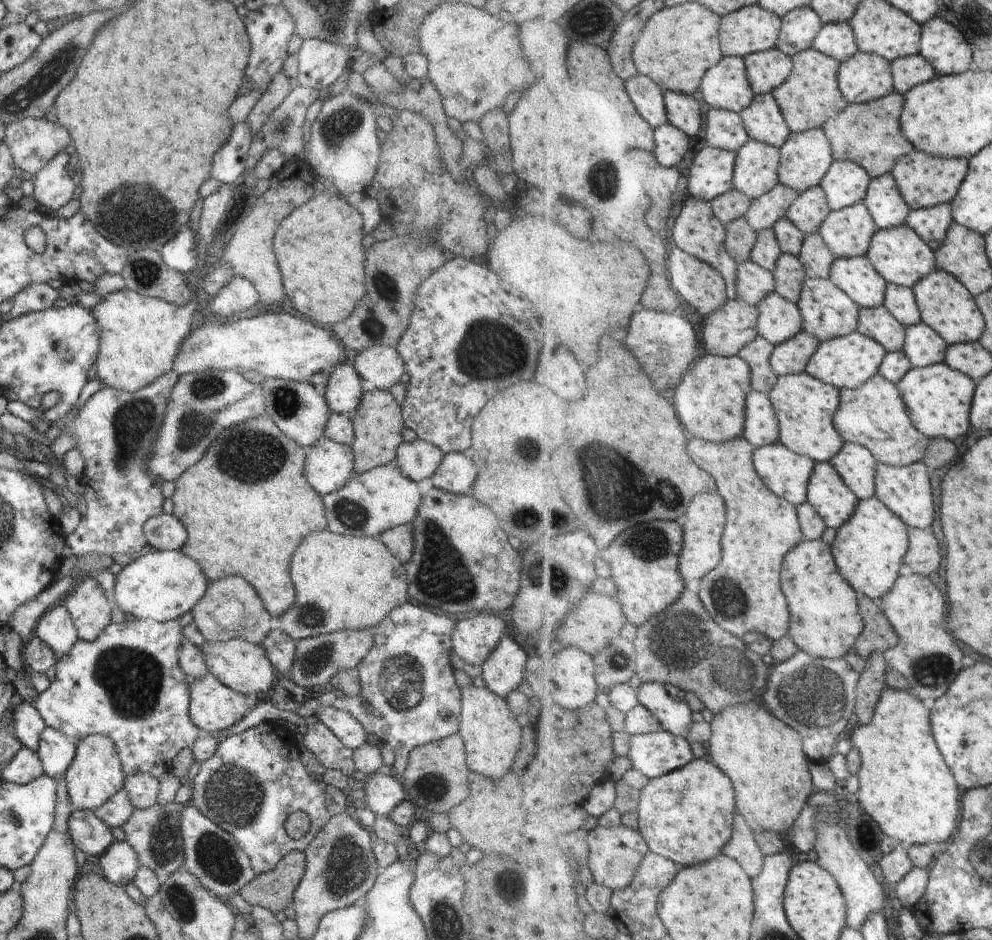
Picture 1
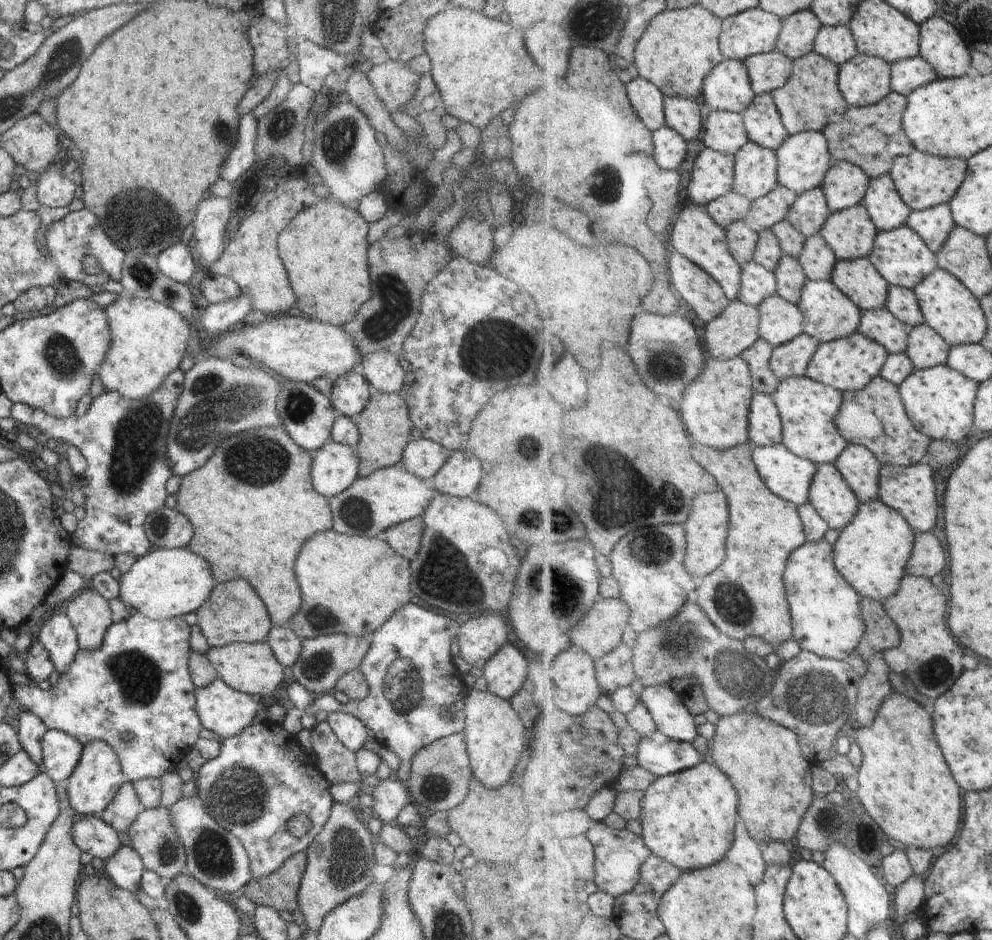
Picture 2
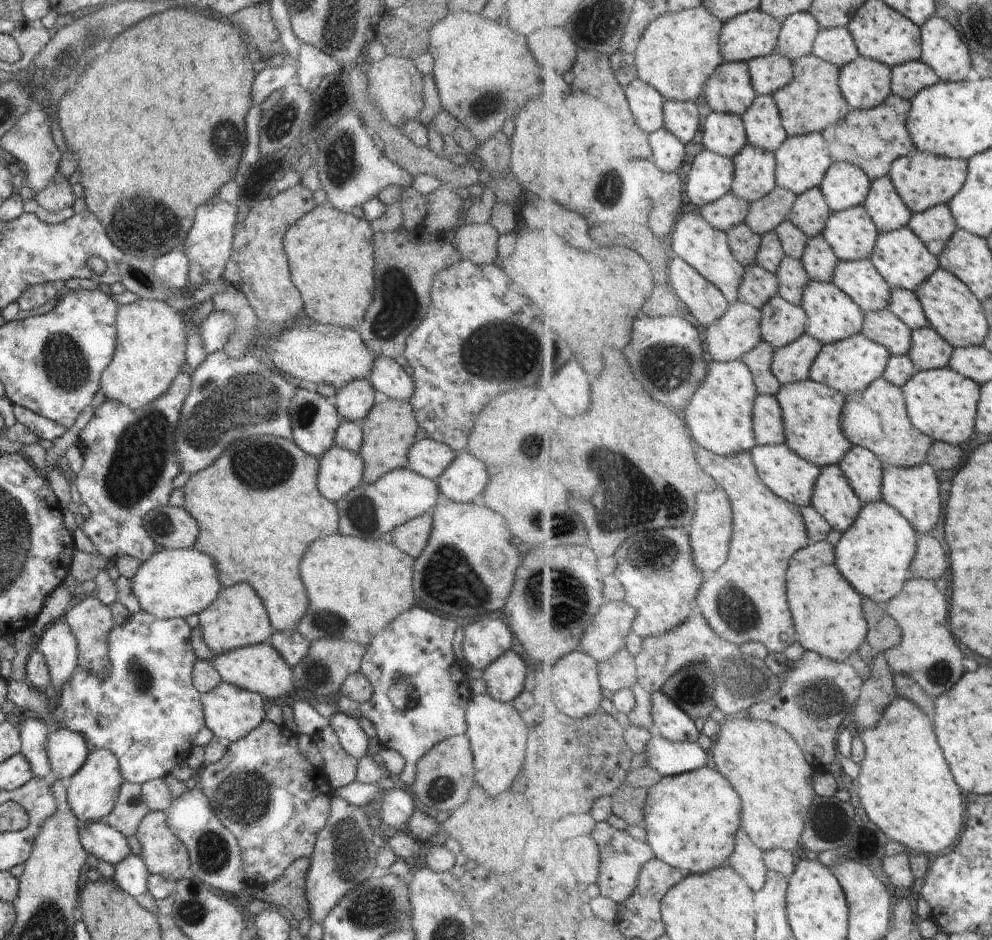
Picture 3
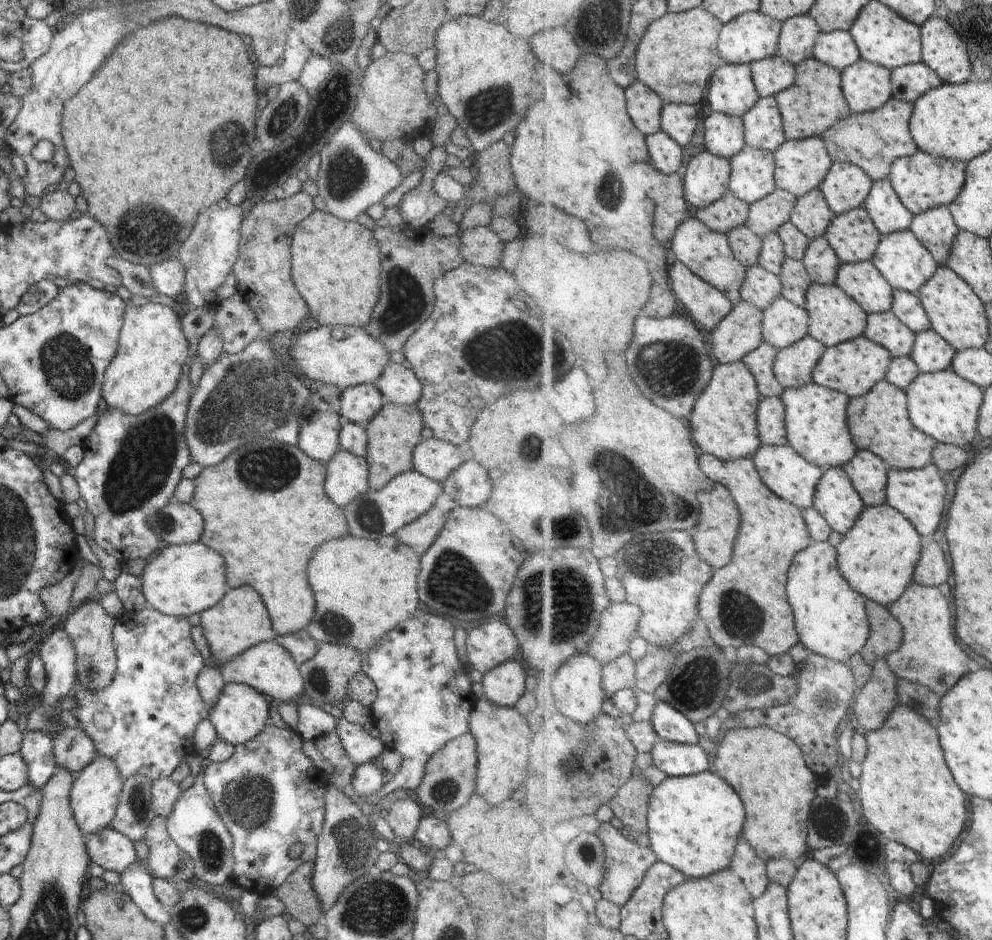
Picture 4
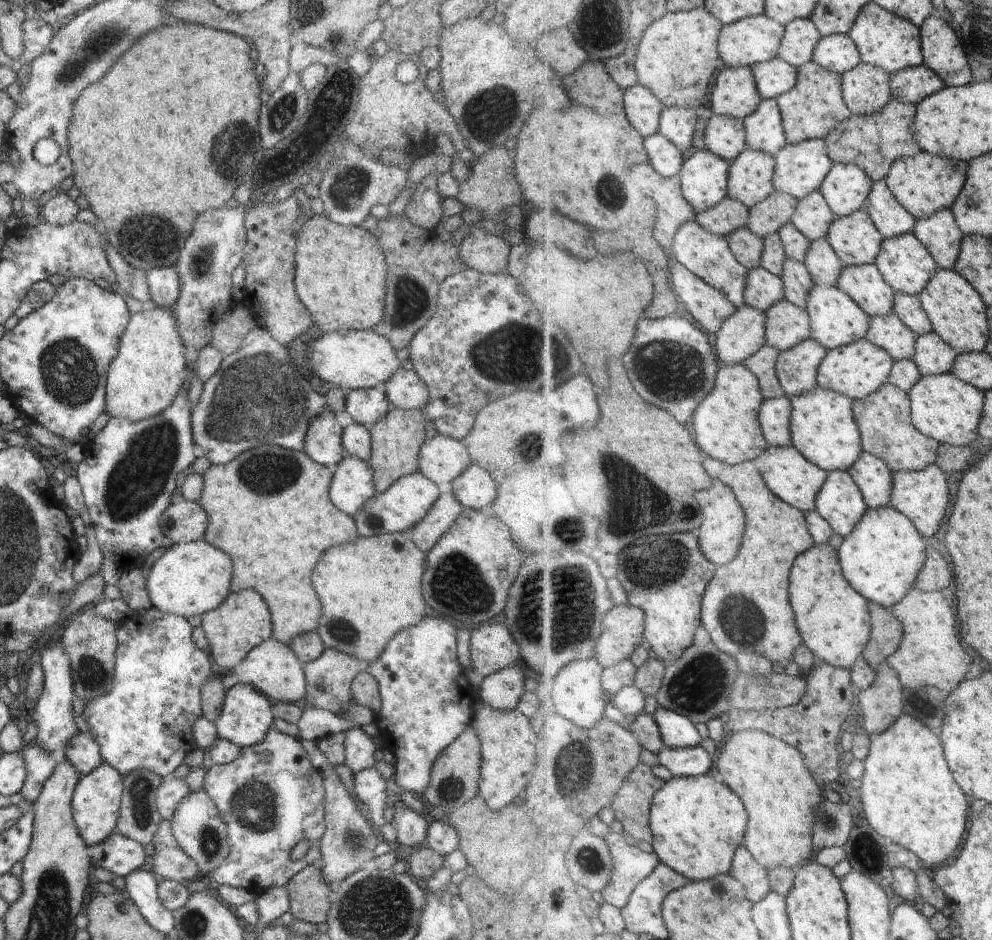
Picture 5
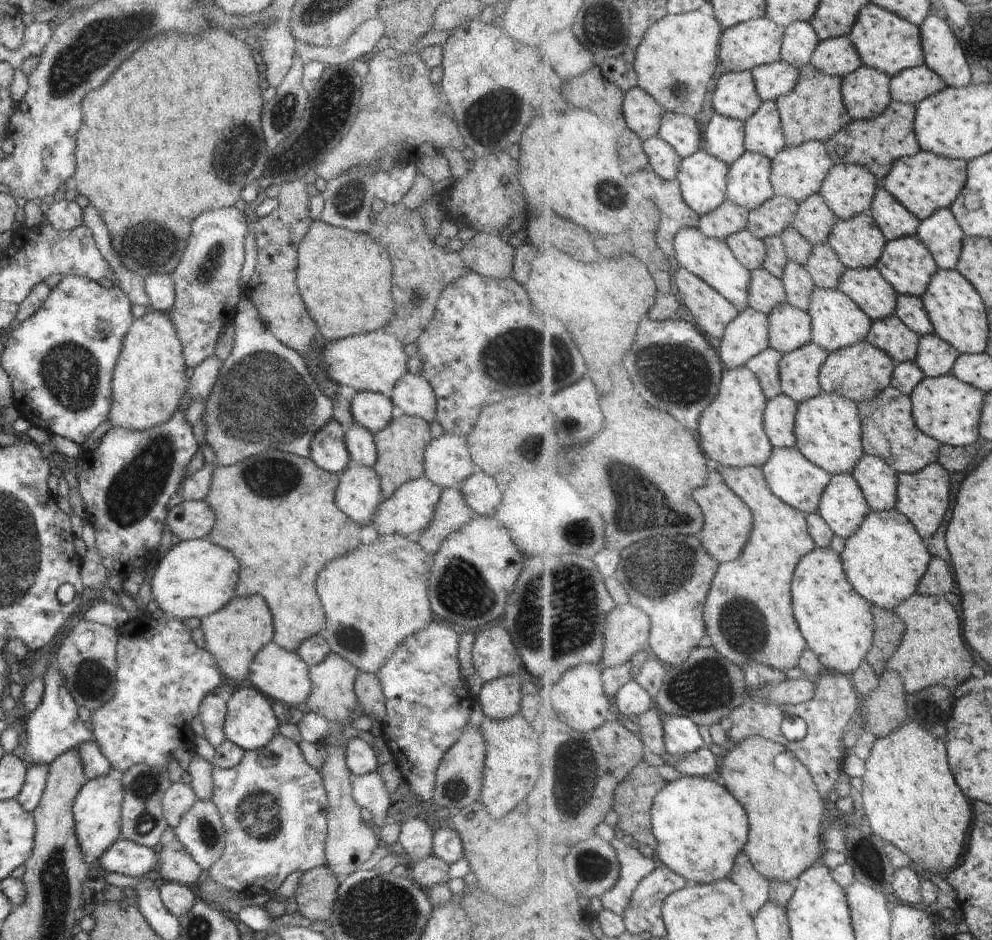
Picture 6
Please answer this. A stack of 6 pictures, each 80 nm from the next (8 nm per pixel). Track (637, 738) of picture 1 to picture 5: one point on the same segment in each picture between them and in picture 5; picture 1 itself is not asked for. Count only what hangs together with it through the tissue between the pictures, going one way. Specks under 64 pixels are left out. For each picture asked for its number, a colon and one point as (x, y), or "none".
2: (660, 754)
3: (670, 758)
4: (676, 759)
5: (683, 762)

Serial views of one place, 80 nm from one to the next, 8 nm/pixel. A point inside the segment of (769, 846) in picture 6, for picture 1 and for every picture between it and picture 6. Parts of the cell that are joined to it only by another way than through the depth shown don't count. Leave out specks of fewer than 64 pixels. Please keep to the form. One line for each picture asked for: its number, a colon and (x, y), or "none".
1: (765, 757)
2: (776, 782)
3: (767, 765)
4: (768, 768)
5: (783, 796)

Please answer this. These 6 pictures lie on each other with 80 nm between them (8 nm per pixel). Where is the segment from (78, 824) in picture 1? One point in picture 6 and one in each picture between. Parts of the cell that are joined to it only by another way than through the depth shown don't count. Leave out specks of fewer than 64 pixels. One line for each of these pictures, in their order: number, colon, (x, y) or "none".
2: (92, 835)
3: (107, 844)
4: (113, 851)
5: (121, 855)
6: (125, 857)

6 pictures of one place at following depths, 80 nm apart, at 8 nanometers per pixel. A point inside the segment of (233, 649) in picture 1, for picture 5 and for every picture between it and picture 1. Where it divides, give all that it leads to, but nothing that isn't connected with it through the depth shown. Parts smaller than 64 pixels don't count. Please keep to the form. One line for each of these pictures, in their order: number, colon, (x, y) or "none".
2: (250, 668)
3: (259, 668)
4: (268, 667)
5: (272, 668)

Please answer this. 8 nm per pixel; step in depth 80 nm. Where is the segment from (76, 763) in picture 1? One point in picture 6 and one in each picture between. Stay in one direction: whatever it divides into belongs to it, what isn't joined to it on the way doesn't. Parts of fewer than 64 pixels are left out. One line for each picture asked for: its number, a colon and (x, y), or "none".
2: (96, 779)
3: (92, 791)
4: (95, 791)
5: (96, 800)
6: (97, 807)

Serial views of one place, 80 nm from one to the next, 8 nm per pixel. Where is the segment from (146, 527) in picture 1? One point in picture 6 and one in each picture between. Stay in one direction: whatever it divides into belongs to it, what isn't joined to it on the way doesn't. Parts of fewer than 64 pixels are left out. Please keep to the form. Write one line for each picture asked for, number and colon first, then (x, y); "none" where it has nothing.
2: (166, 528)
3: (171, 527)
4: (177, 523)
5: (183, 521)
6: (188, 520)

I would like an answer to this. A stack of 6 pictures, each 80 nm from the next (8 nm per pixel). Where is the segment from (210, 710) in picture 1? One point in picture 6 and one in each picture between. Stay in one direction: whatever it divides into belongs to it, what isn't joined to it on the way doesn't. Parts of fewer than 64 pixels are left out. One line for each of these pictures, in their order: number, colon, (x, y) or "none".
2: (222, 710)
3: (230, 712)
4: (240, 712)
5: (246, 715)
6: (250, 723)

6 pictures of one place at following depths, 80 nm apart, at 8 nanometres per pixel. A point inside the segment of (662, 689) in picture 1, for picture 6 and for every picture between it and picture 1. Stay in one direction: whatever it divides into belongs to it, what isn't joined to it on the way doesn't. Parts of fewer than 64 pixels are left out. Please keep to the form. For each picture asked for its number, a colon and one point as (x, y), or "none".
2: (671, 714)
3: (672, 720)
4: (671, 724)
5: (679, 731)
6: (683, 736)

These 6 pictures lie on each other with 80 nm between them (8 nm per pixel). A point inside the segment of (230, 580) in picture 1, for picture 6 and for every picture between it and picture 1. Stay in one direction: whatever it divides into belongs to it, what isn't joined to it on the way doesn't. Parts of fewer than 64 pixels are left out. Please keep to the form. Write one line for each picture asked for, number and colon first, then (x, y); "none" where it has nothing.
2: (233, 613)
3: (237, 618)
4: (239, 621)
5: (242, 622)
6: (234, 634)

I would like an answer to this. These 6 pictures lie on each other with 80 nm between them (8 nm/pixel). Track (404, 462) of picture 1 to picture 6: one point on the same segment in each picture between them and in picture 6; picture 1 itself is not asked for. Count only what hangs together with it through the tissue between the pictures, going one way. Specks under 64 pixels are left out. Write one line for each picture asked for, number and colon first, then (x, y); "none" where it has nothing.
2: (422, 458)
3: (428, 457)
4: (435, 459)
5: (441, 458)
6: (447, 462)

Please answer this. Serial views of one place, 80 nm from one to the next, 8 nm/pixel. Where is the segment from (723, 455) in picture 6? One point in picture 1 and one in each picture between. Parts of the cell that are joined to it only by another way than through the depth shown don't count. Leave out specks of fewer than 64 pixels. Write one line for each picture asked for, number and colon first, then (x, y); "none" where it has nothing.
1: (713, 401)
2: (718, 411)
3: (722, 415)
4: (726, 422)
5: (728, 426)

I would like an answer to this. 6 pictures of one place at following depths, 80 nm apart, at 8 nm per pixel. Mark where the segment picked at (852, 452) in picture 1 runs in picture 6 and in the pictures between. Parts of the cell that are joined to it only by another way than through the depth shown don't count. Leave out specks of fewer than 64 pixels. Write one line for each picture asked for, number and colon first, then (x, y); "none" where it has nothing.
2: (860, 466)
3: (866, 470)
4: (870, 473)
5: (873, 474)
6: (880, 481)

